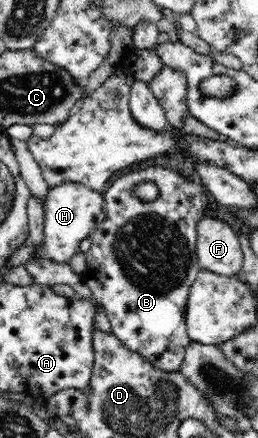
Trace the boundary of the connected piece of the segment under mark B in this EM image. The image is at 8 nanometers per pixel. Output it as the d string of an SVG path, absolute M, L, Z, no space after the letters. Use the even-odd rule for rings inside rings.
M157 164L117 178L103 195L107 216L90 236L91 247L85 253L87 270L81 277L90 288L93 299L107 312L112 333L127 348L164 372L180 370L186 346L192 341L187 334L185 316L189 289L203 270L196 253L196 222L204 216L209 201L202 186ZM145 180L153 181L159 189L159 198L153 202L144 202L132 194L135 186Z

